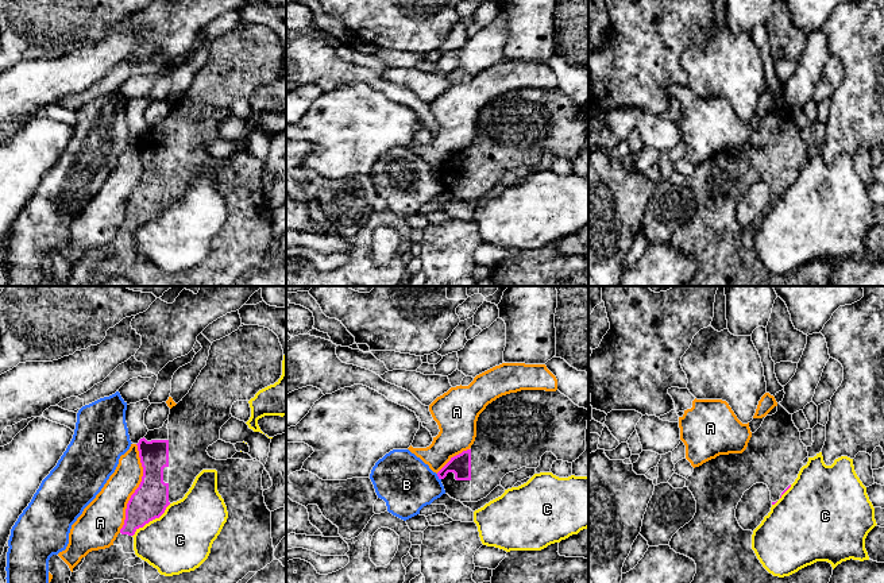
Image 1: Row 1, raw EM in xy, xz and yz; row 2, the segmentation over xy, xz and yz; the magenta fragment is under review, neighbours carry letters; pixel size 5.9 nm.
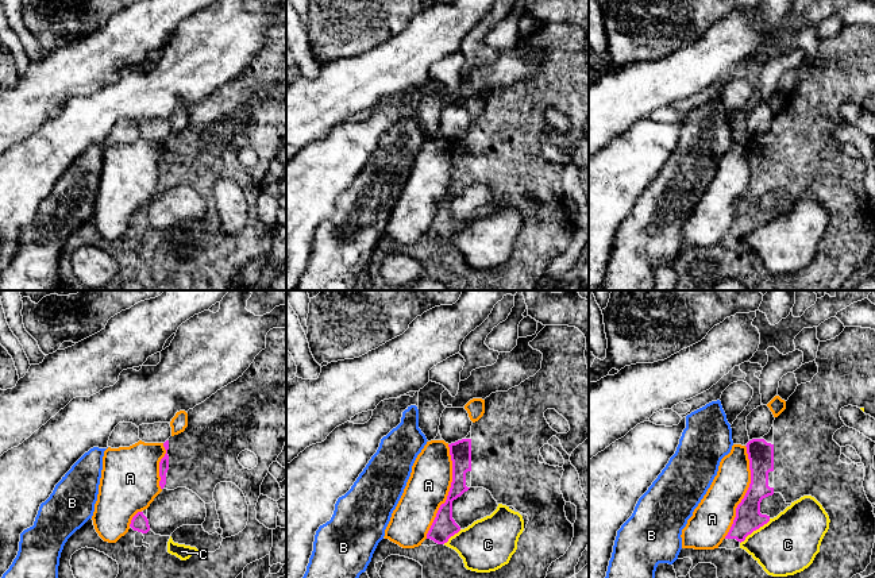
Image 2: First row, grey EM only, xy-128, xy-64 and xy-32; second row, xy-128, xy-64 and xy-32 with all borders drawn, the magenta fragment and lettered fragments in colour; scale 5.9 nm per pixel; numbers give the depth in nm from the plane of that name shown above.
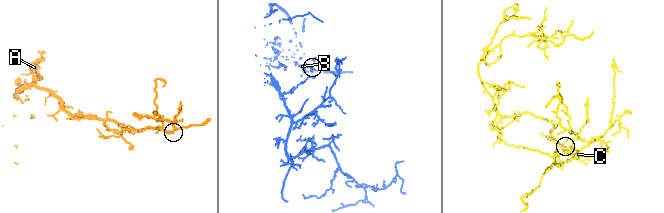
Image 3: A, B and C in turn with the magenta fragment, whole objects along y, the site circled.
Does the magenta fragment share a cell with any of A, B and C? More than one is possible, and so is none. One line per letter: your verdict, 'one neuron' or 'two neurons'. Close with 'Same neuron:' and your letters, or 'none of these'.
A: two neurons
B: two neurons
C: two neurons
Same neuron: none of these

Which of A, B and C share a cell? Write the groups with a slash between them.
A / B / C

